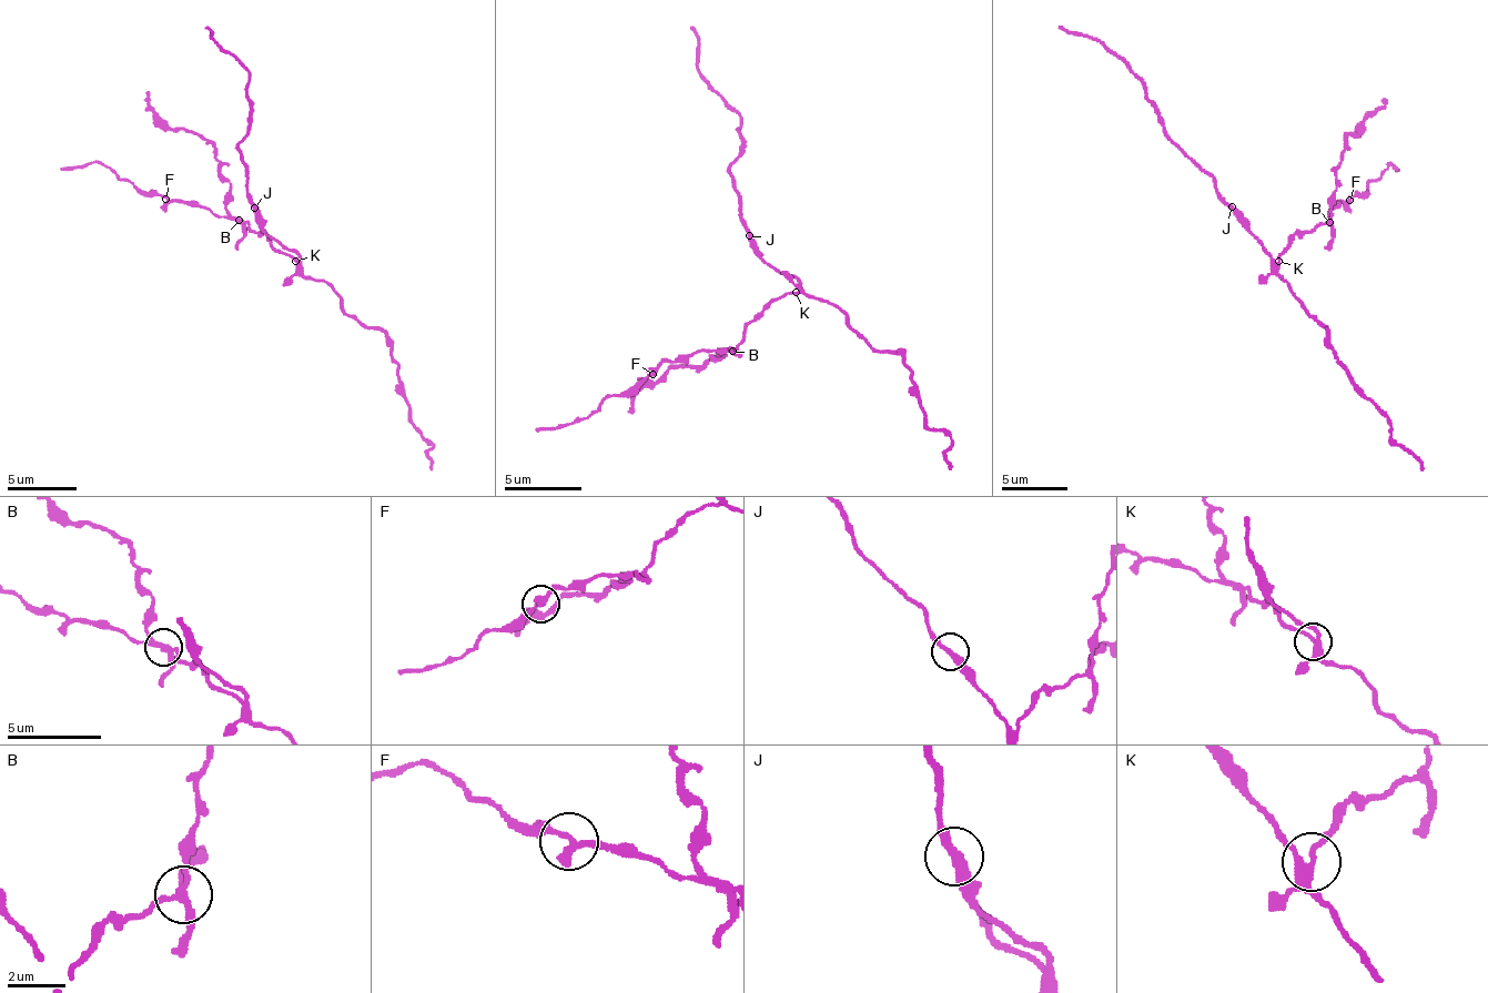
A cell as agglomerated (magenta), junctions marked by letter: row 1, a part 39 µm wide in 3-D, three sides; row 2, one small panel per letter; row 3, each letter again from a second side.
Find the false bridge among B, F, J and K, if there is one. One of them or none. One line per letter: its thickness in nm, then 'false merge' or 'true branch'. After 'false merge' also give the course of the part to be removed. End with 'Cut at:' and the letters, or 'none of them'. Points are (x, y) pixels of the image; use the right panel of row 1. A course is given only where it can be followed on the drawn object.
B: calibre 260 nm; false merge; course (1330, 223), (1334, 190), (1340, 155), (1346, 149), (1346, 135), (1359, 128), (1386, 98)
F: calibre 280 nm; true branch
J: calibre 300 nm; true branch
K: calibre 240 nm; true branch
Cut at: B

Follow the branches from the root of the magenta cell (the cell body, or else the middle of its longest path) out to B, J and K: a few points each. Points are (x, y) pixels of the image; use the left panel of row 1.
B: (285, 244), (299, 257), (281, 254), (264, 236), (253, 232), (246, 221), (239, 221)
J: (285, 244), (277, 244), (264, 231), (264, 221), (254, 208)
K: (285, 244), (299, 254), (295, 261)

